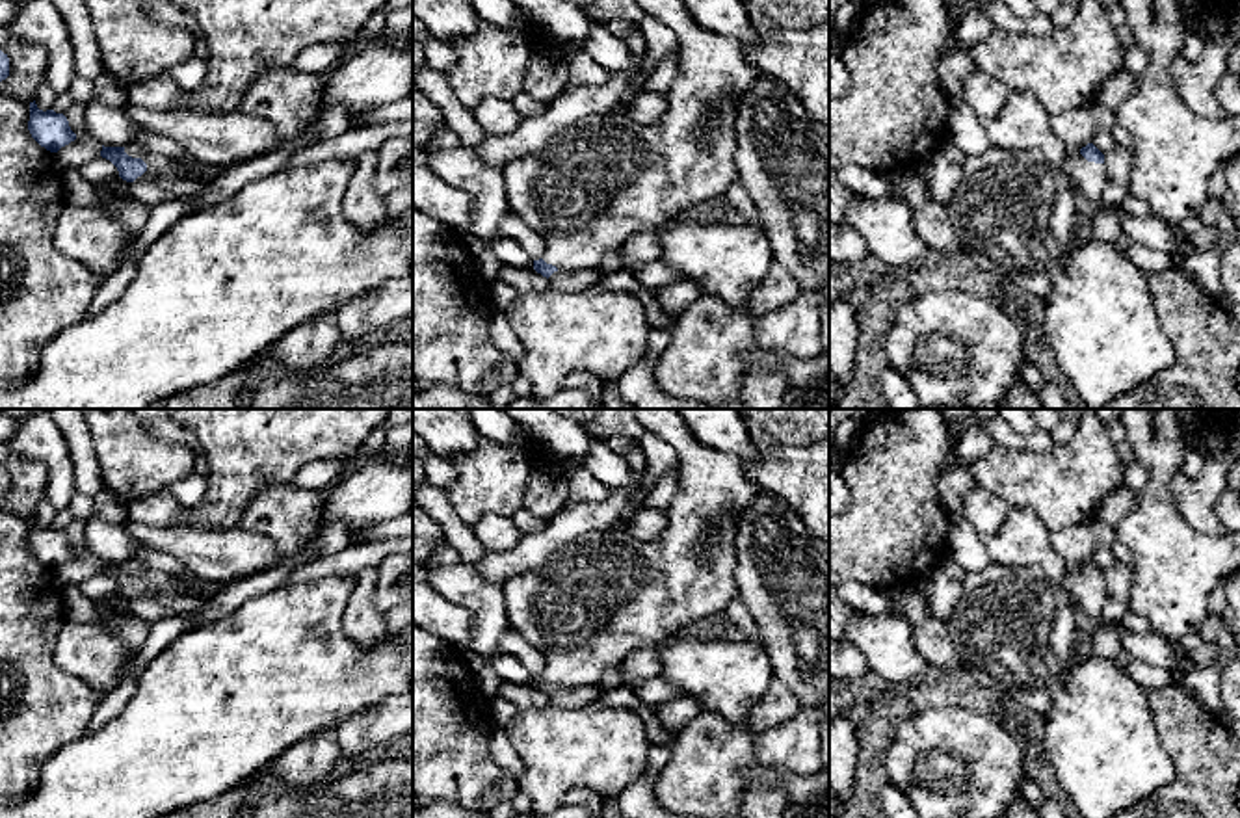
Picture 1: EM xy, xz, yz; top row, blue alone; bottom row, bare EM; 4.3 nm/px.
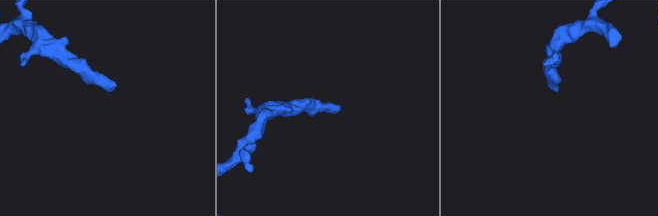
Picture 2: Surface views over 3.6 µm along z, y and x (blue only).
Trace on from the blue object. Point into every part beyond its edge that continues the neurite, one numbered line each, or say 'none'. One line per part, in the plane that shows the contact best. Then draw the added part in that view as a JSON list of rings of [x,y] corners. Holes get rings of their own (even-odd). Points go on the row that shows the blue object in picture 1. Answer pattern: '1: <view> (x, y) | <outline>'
1: yz (1021, 218) | [[[991,145],[965,158],[961,184],[946,204],[948,218],[961,251],[978,270],[1045,301],[1056,275],[1091,240],[1106,180],[1104,164],[1088,162],[1080,152],[1052,164],[1037,151]]]

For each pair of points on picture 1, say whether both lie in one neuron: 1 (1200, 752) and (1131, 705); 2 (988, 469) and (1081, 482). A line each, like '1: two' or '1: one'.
1: two
2: one

